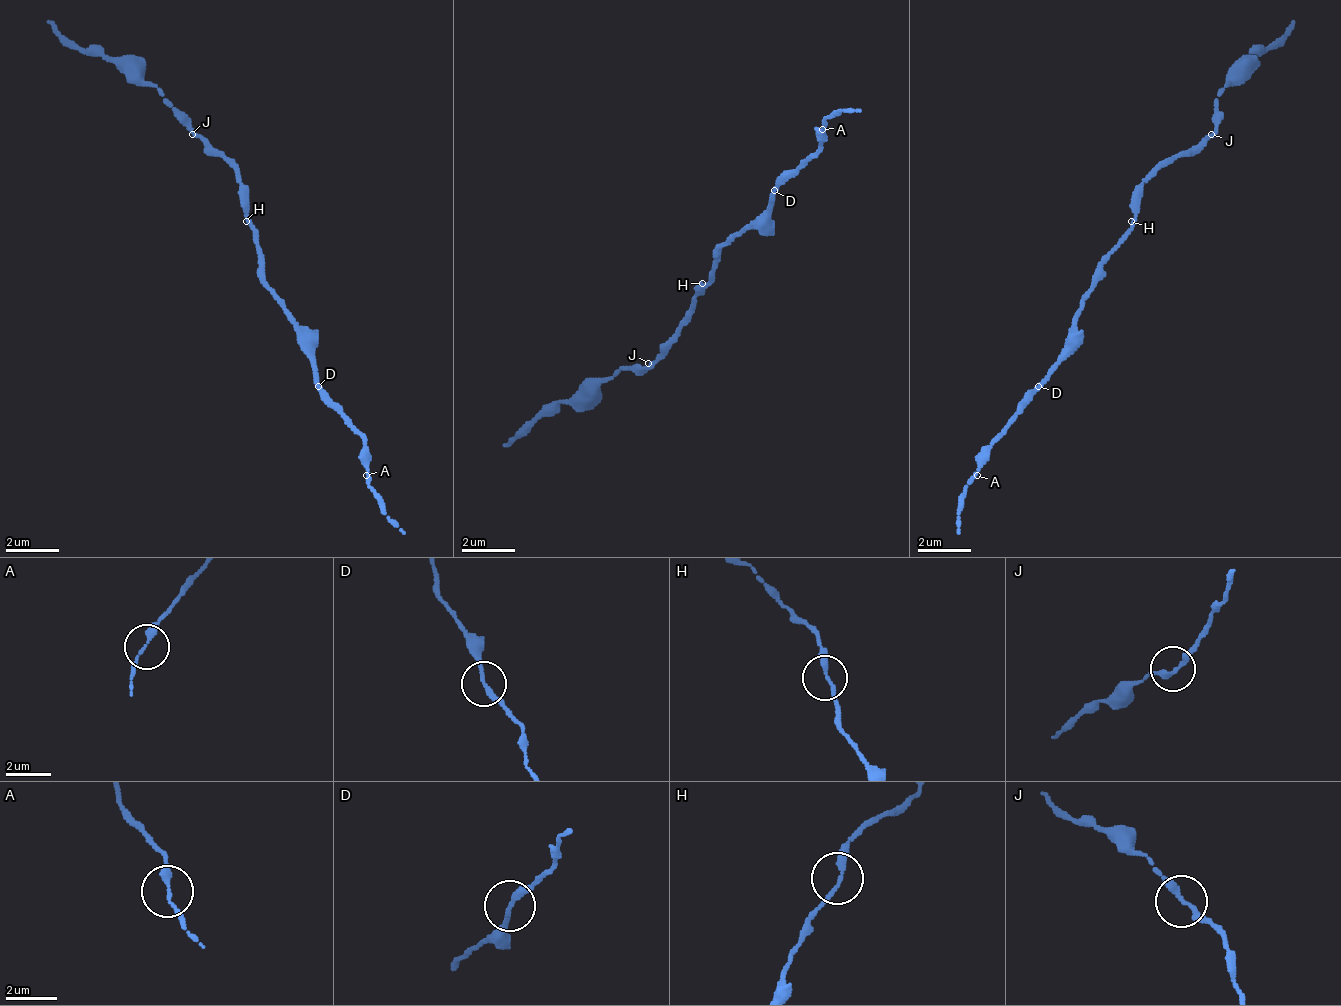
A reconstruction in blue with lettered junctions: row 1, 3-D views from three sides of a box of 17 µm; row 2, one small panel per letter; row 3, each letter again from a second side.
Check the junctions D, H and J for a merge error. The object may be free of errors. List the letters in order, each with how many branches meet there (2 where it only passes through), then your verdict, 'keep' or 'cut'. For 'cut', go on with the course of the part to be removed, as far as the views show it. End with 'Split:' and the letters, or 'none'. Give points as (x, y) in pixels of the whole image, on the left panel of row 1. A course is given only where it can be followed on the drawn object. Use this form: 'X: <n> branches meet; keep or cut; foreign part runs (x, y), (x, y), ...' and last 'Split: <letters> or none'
D: 2 branches meet; keep
H: 2 branches meet; keep
J: 2 branches meet; keep
Split: none

